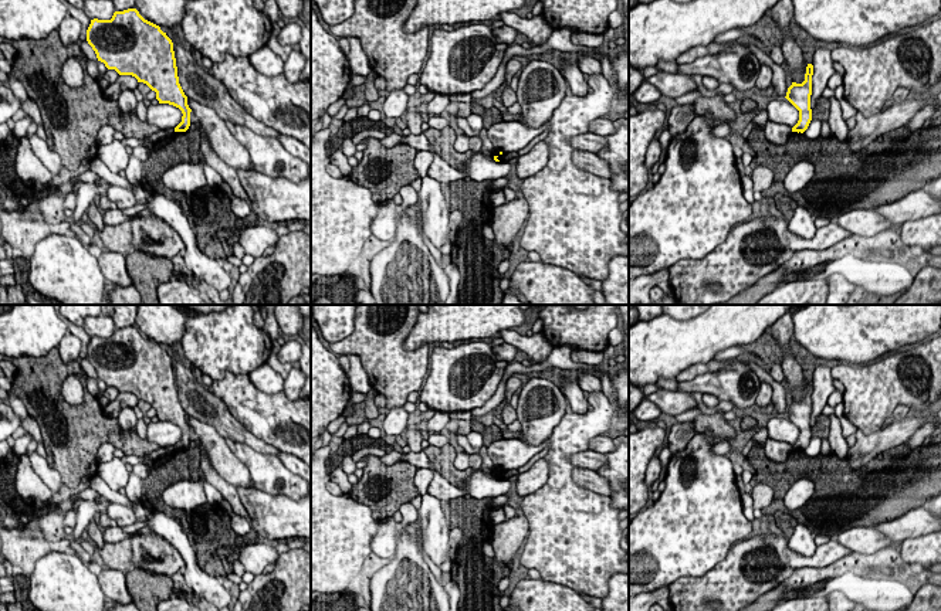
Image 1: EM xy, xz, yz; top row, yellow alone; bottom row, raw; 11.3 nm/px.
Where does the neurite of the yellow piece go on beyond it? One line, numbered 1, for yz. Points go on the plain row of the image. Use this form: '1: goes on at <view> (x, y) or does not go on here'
1: does not go on here

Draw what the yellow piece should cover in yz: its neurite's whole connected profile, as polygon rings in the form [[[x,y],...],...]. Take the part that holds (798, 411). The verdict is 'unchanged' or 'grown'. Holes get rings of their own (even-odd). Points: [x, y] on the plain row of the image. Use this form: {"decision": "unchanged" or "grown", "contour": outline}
{"decision": "unchanged", "contour": [[[808,381],[805,398],[802,401],[792,400],[792,403],[788,405],[785,415],[799,428],[799,438],[792,445],[792,449],[803,451],[812,438],[812,427],[810,427],[812,393],[813,393],[813,383]]]}

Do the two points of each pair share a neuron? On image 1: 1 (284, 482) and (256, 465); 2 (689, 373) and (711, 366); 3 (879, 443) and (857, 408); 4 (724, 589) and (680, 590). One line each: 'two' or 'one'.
1: one
2: one
3: two
4: one

